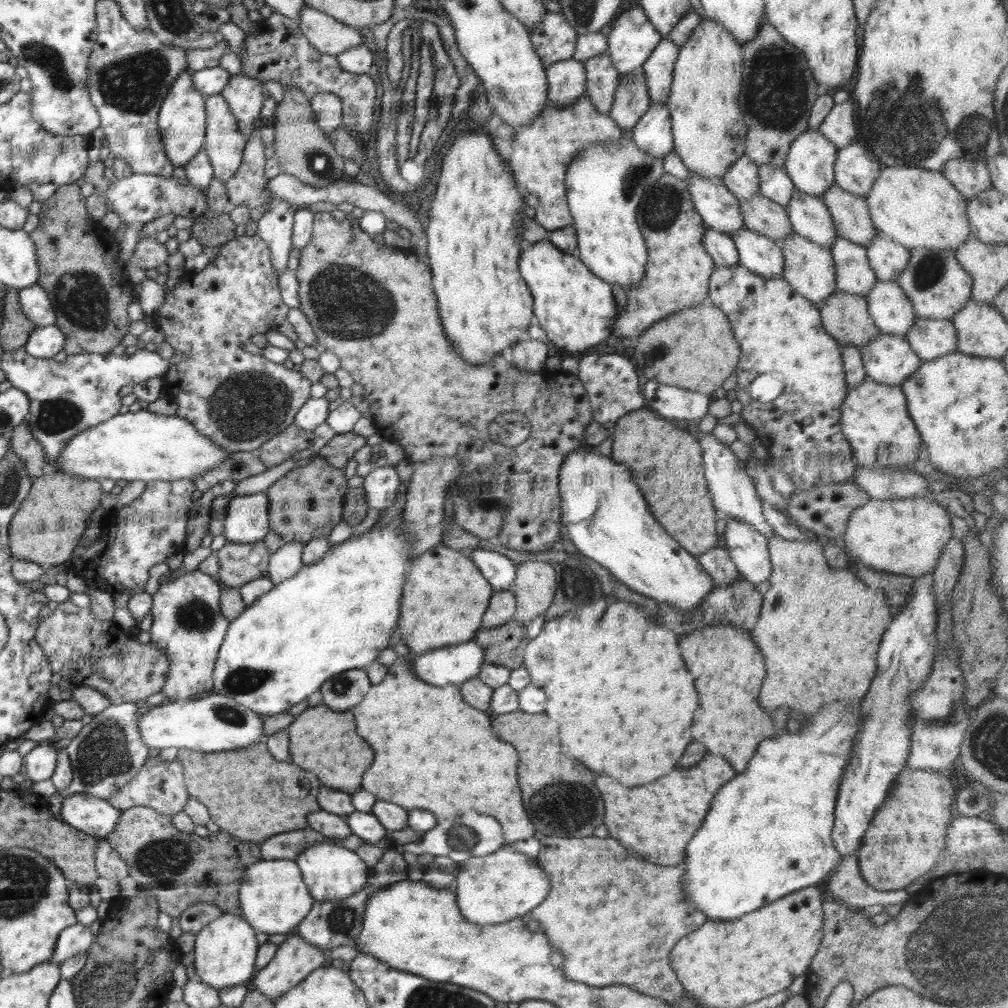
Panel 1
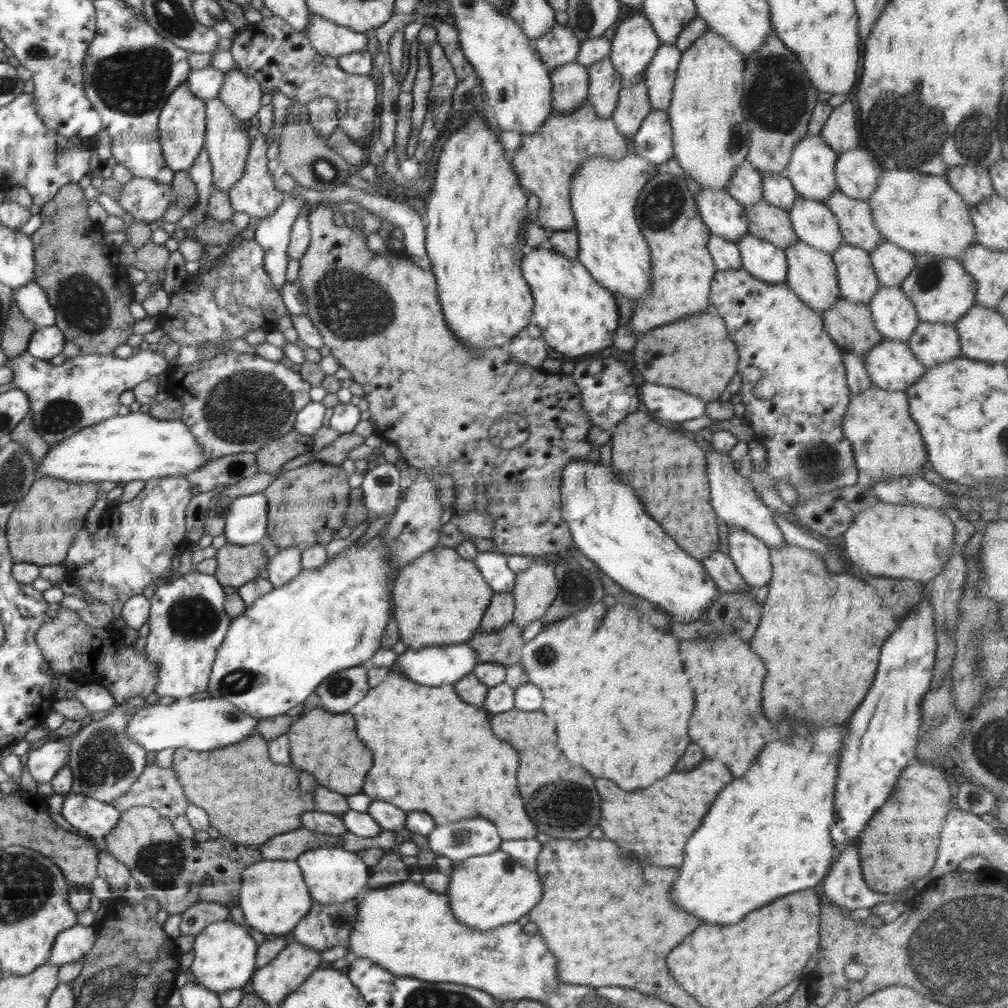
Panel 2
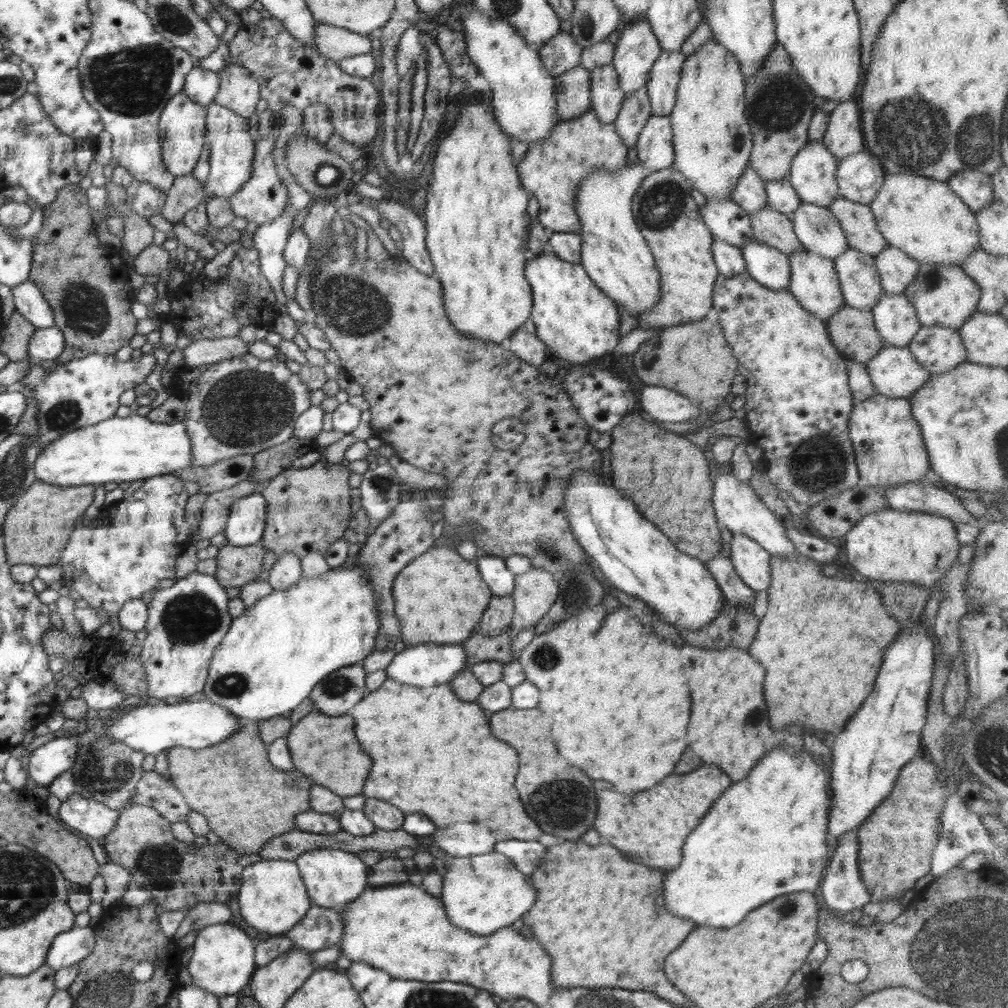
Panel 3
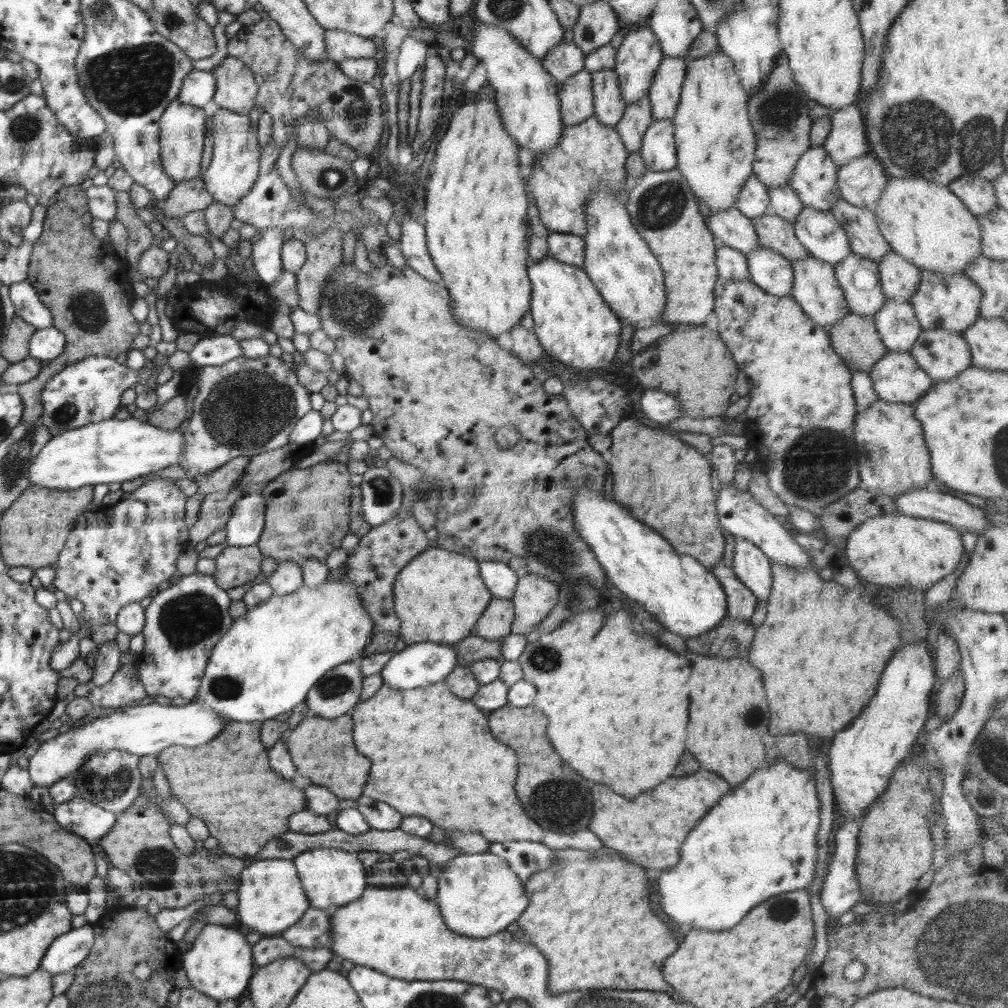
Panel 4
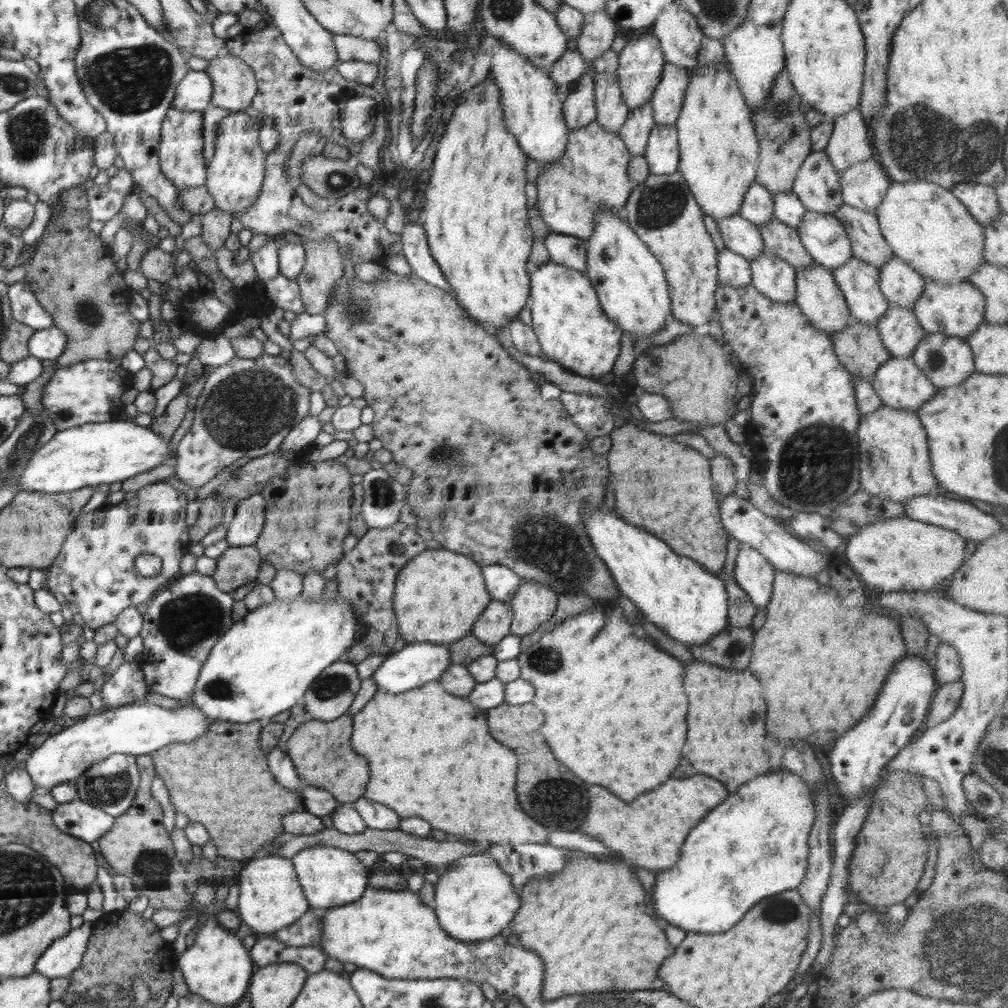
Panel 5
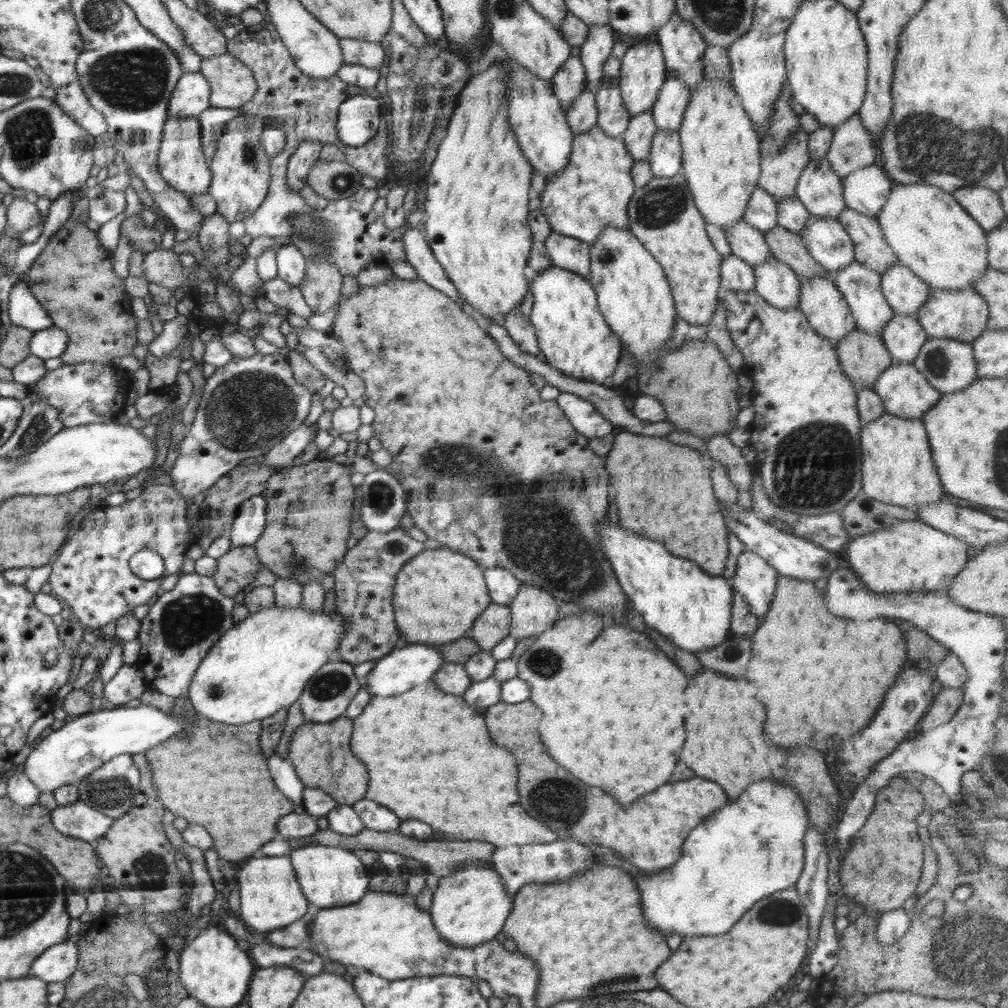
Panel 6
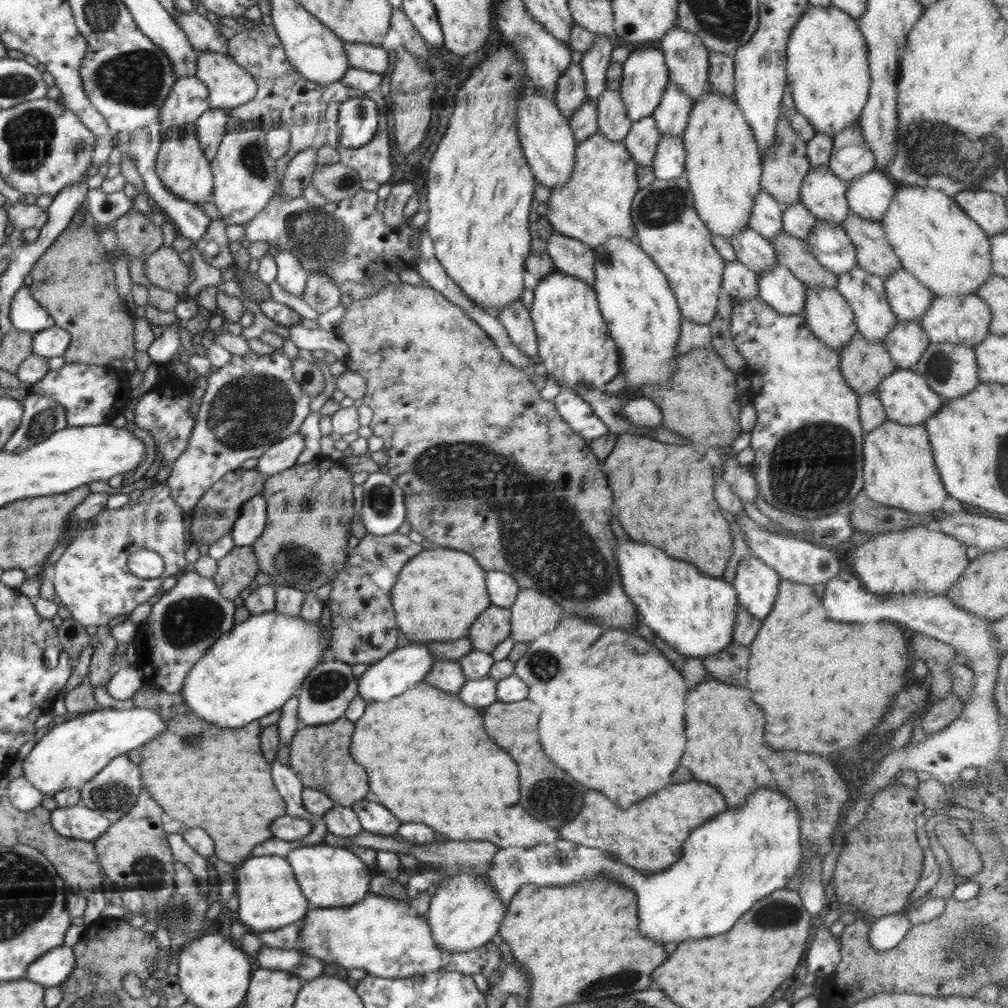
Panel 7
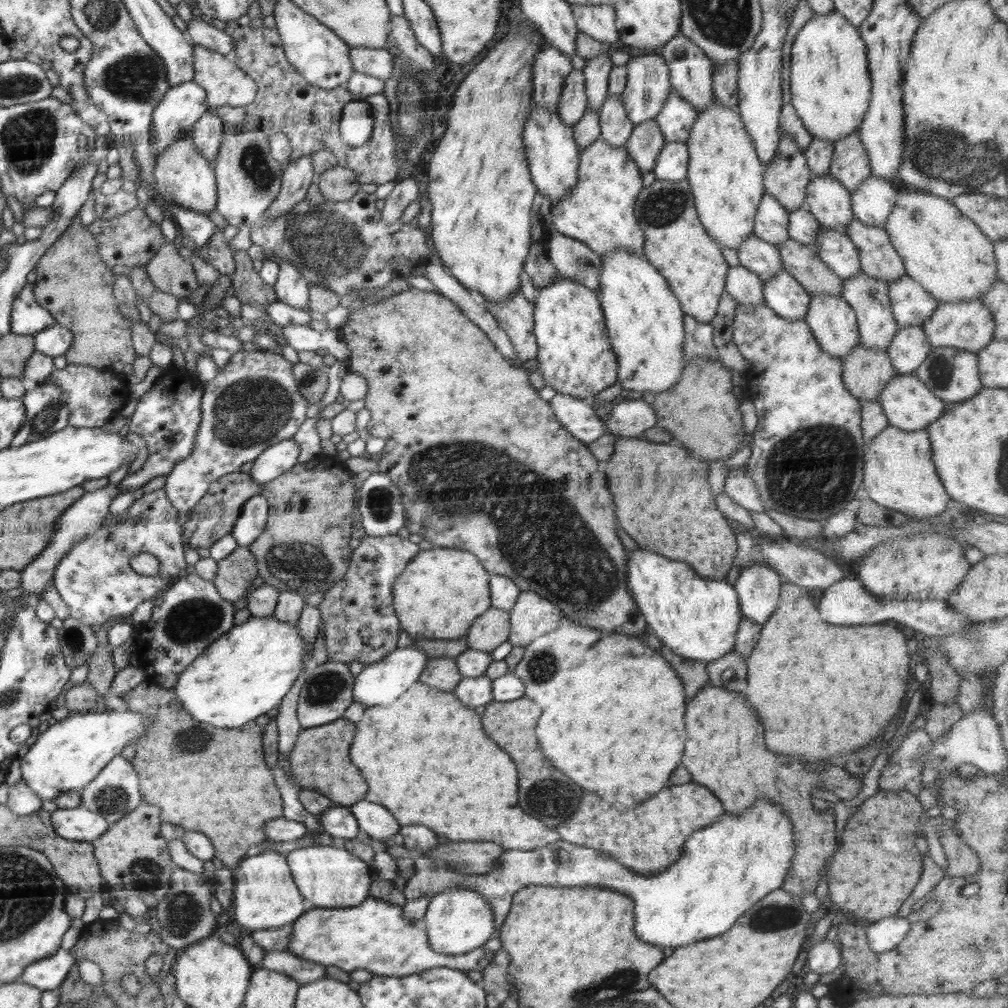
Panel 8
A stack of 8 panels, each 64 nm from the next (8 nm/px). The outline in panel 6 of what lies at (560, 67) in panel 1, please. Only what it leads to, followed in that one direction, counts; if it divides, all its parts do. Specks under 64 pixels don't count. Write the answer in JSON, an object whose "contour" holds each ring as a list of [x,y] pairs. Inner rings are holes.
{"contour":[[[587,85],[572,106],[569,106],[565,116],[573,136],[588,132],[592,127],[597,126],[598,109],[595,93],[588,90]]]}

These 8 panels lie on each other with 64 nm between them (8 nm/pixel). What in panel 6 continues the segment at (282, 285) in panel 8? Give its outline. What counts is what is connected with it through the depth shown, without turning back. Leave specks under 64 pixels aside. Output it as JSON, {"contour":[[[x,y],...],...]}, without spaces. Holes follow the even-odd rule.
{"contour":[[[291,243],[277,248],[277,276],[284,279],[290,286],[299,287],[304,280],[307,261],[298,246]]]}

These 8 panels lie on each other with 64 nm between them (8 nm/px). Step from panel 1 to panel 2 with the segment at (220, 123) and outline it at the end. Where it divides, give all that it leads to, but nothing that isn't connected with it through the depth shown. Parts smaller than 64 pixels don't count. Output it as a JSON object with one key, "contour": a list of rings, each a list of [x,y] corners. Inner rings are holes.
{"contour":[[[218,97],[206,102],[205,115],[205,149],[212,167],[212,186],[229,192],[244,174],[248,150],[253,138],[242,130],[242,122]]]}

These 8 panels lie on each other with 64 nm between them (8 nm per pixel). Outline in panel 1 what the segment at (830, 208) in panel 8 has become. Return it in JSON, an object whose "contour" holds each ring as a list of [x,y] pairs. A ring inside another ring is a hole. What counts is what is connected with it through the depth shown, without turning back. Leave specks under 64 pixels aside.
{"contour":[[[808,128],[796,140],[792,141],[782,167],[796,189],[806,194],[822,196],[835,184],[836,157],[836,145],[832,144],[818,129]]]}

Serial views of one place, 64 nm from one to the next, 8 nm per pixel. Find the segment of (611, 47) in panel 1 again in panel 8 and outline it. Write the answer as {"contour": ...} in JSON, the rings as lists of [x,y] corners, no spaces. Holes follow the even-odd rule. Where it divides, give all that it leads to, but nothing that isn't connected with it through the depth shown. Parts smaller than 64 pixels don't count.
{"contour":[[[648,52],[645,55],[630,57],[627,66],[627,83],[620,96],[628,114],[628,121],[636,126],[642,122],[654,119],[663,109],[664,101],[671,93],[669,81],[669,66],[660,52]]]}

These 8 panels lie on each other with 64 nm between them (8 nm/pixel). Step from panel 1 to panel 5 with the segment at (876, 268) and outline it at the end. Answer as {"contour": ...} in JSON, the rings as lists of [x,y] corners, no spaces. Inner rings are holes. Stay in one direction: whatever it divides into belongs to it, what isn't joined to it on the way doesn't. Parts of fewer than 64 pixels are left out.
{"contour":[[[895,255],[879,269],[879,277],[880,290],[890,305],[913,308],[924,290],[925,277]]]}

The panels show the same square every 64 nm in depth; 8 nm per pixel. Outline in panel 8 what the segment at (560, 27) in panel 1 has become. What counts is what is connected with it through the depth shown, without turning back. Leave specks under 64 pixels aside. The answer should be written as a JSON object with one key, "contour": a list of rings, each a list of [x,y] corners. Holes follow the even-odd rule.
{"contour":[[[574,68],[565,77],[557,112],[562,123],[572,127],[584,117],[588,109],[585,78],[582,71]]]}

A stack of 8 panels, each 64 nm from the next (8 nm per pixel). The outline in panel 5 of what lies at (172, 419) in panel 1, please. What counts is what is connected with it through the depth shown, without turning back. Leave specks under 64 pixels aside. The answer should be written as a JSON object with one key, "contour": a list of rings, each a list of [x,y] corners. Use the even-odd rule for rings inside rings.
{"contour":[[[115,419],[114,421],[87,423],[79,427],[57,432],[44,446],[41,446],[23,469],[18,469],[20,492],[35,490],[36,492],[63,493],[82,489],[83,487],[96,488],[100,484],[111,484],[135,477],[138,474],[150,471],[156,466],[171,464],[177,455],[170,452],[170,440],[154,432],[151,427],[142,427],[132,421]]]}

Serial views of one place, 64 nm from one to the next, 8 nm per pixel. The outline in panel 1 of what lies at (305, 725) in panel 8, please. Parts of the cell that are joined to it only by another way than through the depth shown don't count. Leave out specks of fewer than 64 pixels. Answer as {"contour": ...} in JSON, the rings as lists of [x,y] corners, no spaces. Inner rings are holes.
{"contour":[[[366,668],[347,670],[331,676],[320,686],[321,702],[332,710],[348,710],[364,698],[370,686]]]}

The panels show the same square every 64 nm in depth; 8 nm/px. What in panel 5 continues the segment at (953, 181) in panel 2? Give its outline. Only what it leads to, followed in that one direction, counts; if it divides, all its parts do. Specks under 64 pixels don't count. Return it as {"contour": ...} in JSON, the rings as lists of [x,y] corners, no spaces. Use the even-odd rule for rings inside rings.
{"contour":[[[960,182],[950,190],[983,227],[1003,213],[995,188],[987,183]]]}

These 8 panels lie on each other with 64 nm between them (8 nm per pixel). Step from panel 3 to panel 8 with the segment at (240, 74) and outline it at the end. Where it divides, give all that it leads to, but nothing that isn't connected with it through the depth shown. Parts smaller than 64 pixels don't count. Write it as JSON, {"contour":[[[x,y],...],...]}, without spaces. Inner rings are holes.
{"contour":[[[196,44],[193,46],[193,67],[194,76],[192,79],[206,91],[207,103],[210,108],[222,105],[246,106],[254,100],[257,91],[256,83],[237,67],[232,56],[224,56],[219,52]]]}

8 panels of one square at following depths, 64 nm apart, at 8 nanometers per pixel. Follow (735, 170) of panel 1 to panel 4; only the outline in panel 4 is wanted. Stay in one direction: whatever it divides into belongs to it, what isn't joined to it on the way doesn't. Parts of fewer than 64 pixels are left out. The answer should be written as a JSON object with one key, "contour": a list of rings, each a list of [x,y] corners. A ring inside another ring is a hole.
{"contour":[[[751,174],[741,187],[735,207],[749,219],[764,216],[769,212],[769,190],[767,186],[758,180],[755,174]]]}

